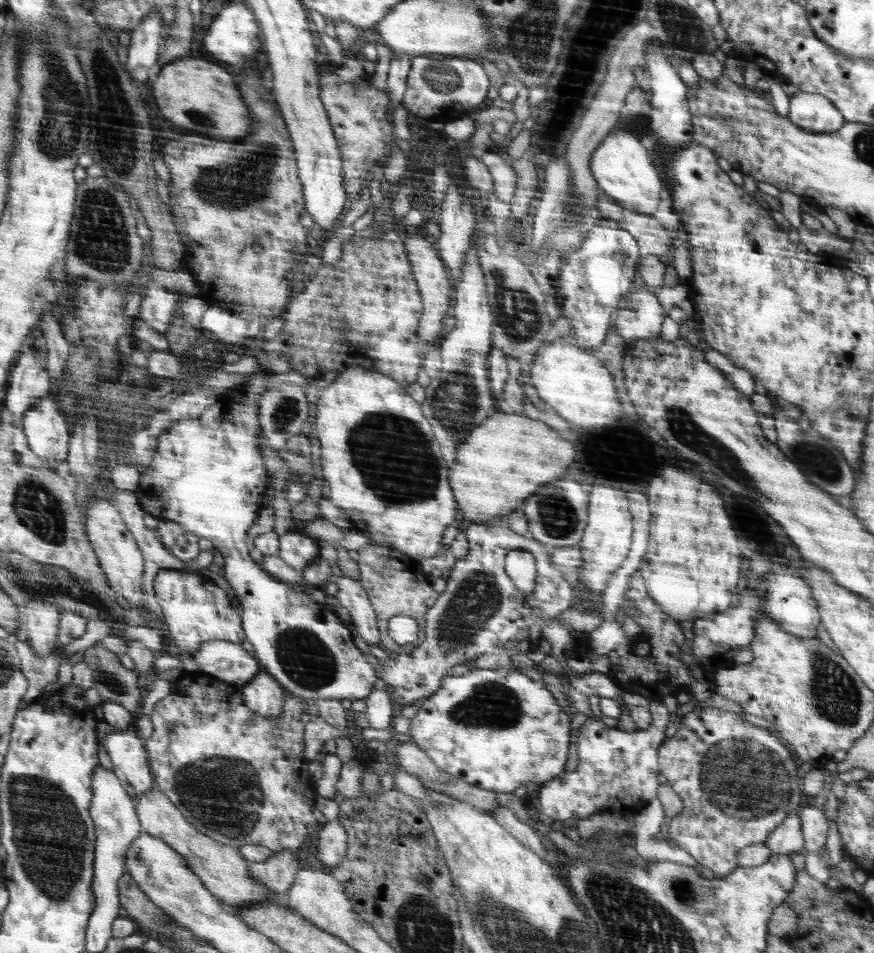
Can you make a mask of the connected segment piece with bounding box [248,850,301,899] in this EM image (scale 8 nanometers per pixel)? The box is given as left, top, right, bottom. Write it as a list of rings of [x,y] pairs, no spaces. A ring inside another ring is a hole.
[[[284,850],[273,853],[264,863],[250,863],[251,876],[267,888],[274,889],[286,899],[288,889],[293,886],[301,870],[296,850]]]

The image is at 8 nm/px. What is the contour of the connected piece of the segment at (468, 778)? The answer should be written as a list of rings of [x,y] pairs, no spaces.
[[[474,668],[463,676],[444,678],[442,686],[419,707],[411,719],[408,733],[441,770],[484,790],[512,792],[528,785],[528,782],[544,784],[558,774],[562,775],[570,746],[568,732],[570,718],[566,718],[564,710],[544,684],[510,668]]]

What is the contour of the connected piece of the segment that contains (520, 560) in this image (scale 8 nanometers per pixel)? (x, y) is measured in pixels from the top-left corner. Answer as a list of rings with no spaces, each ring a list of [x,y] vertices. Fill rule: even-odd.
[[[516,550],[508,552],[506,559],[507,575],[528,600],[535,594],[537,587],[537,570],[535,557],[527,551]]]

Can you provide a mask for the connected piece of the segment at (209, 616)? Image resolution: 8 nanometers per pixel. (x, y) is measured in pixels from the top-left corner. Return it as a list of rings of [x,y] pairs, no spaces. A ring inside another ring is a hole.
[[[160,569],[154,578],[154,592],[166,620],[167,634],[171,635],[177,648],[186,654],[194,654],[202,644],[213,640],[225,640],[234,644],[244,642],[240,614],[232,610],[232,600],[224,589],[203,573]]]

